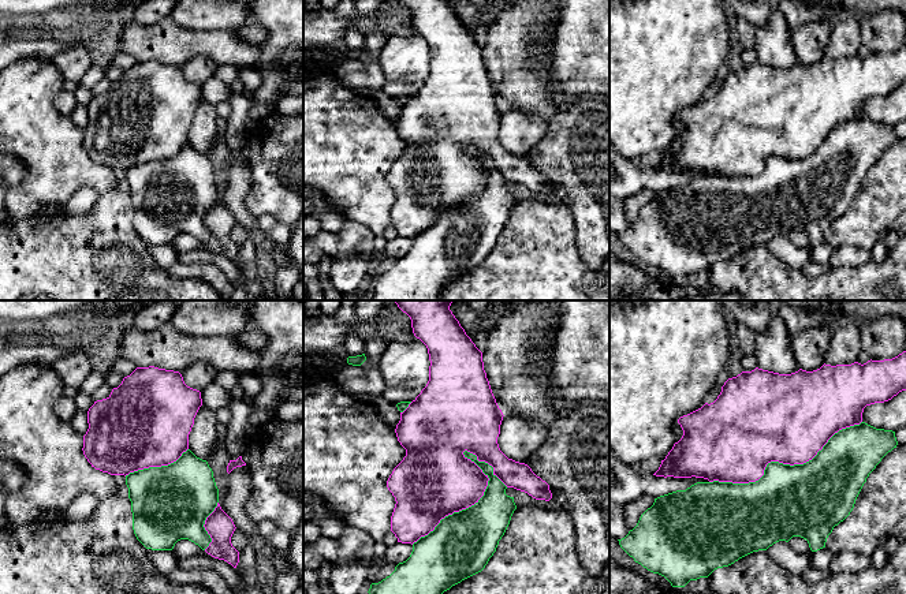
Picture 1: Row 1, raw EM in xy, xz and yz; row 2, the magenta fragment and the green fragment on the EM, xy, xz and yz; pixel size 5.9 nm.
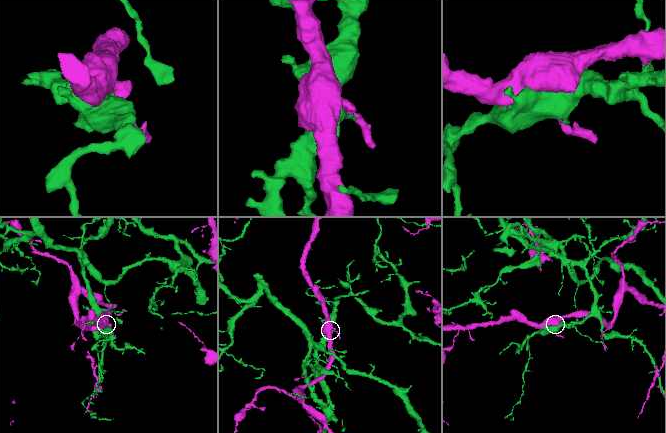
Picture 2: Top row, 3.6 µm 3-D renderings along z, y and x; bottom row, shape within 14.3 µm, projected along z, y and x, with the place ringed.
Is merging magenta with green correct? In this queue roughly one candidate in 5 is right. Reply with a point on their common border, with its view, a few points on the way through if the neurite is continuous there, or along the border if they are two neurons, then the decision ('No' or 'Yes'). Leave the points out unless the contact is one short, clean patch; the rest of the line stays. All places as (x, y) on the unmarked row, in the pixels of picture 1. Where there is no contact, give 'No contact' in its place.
Touches magenta at xz (483, 187). No

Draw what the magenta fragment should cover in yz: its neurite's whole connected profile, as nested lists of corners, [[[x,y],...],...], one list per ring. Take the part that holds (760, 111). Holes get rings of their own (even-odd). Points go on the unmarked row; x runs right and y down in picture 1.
[[[906,45],[892,53],[868,55],[861,59],[823,59],[806,66],[799,63],[791,68],[779,68],[756,61],[728,72],[717,93],[678,113],[683,124],[682,132],[674,138],[656,171],[704,172],[709,176],[749,178],[764,169],[768,157],[804,158],[812,154],[828,134],[842,123],[860,119],[866,100],[891,94],[906,85]]]

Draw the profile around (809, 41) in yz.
[[[810,22],[788,27],[791,46],[799,63],[813,66],[824,59],[831,27],[832,23],[829,22]]]

